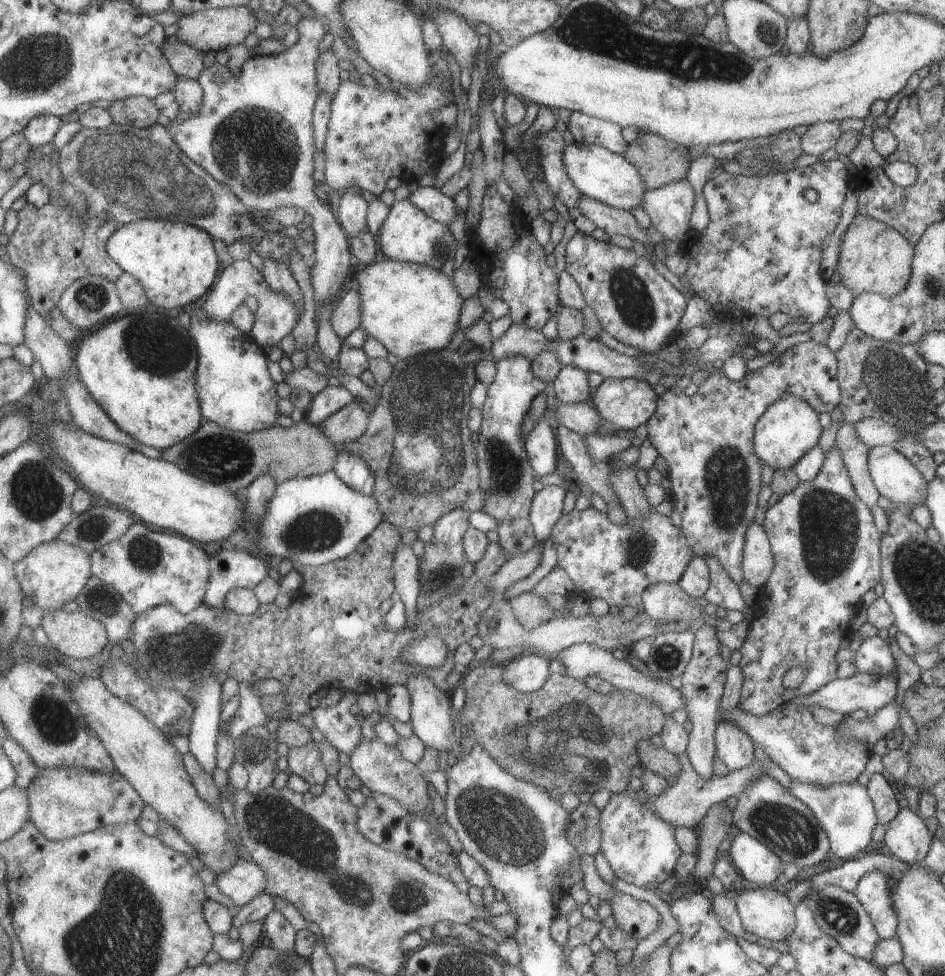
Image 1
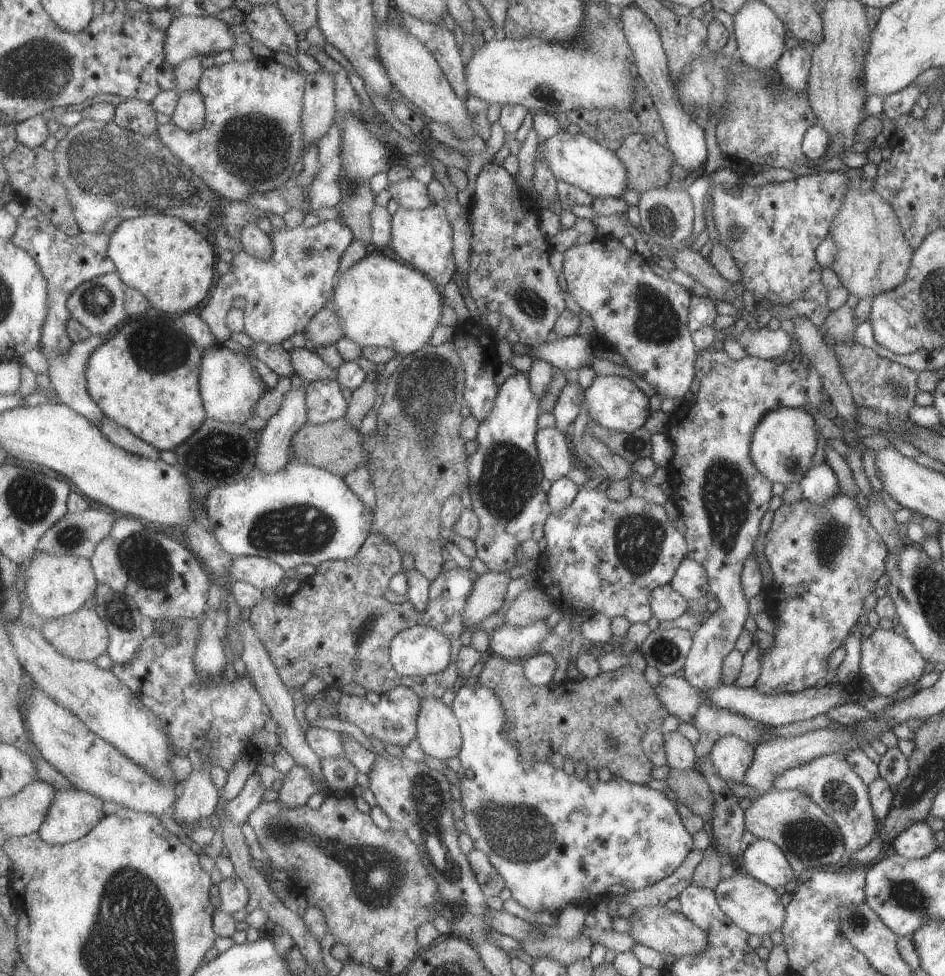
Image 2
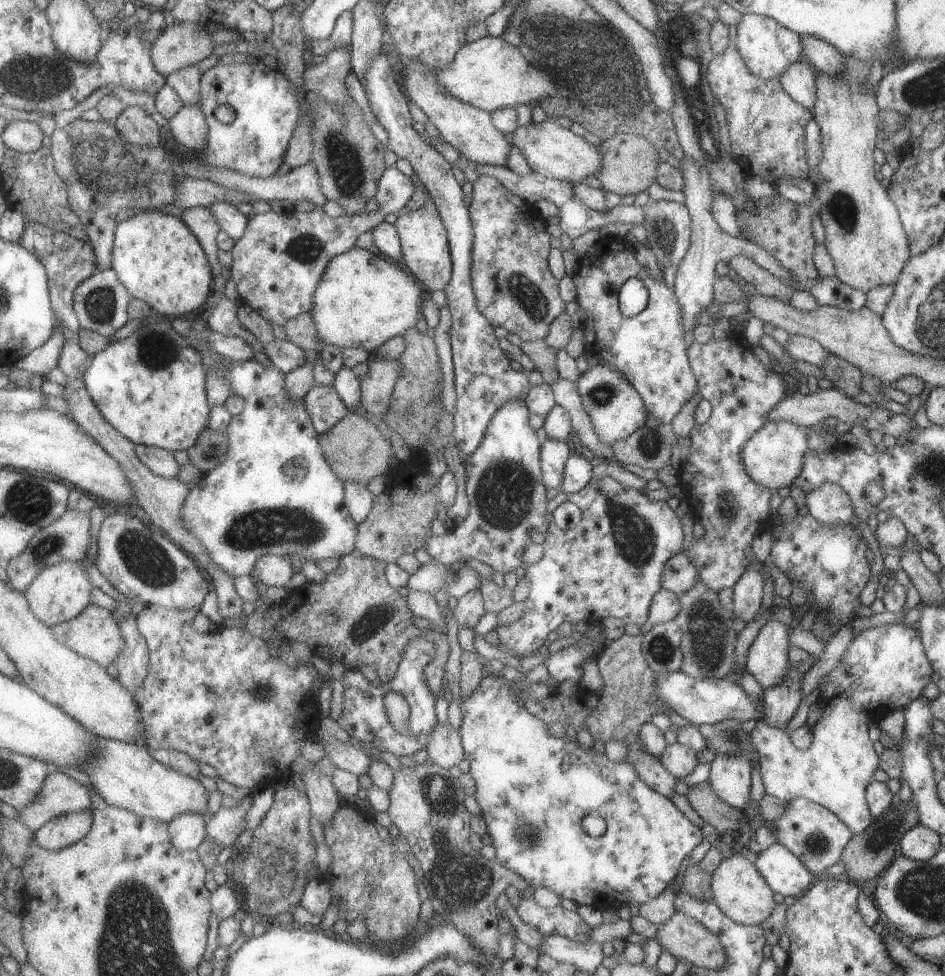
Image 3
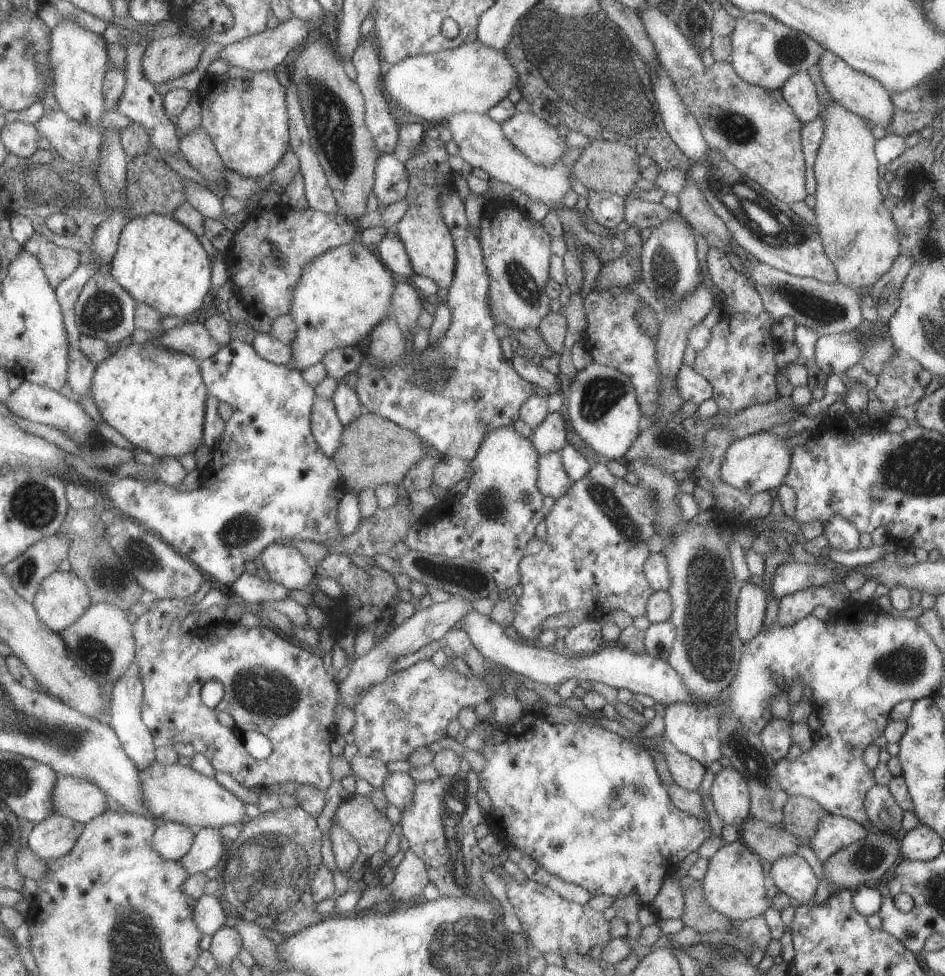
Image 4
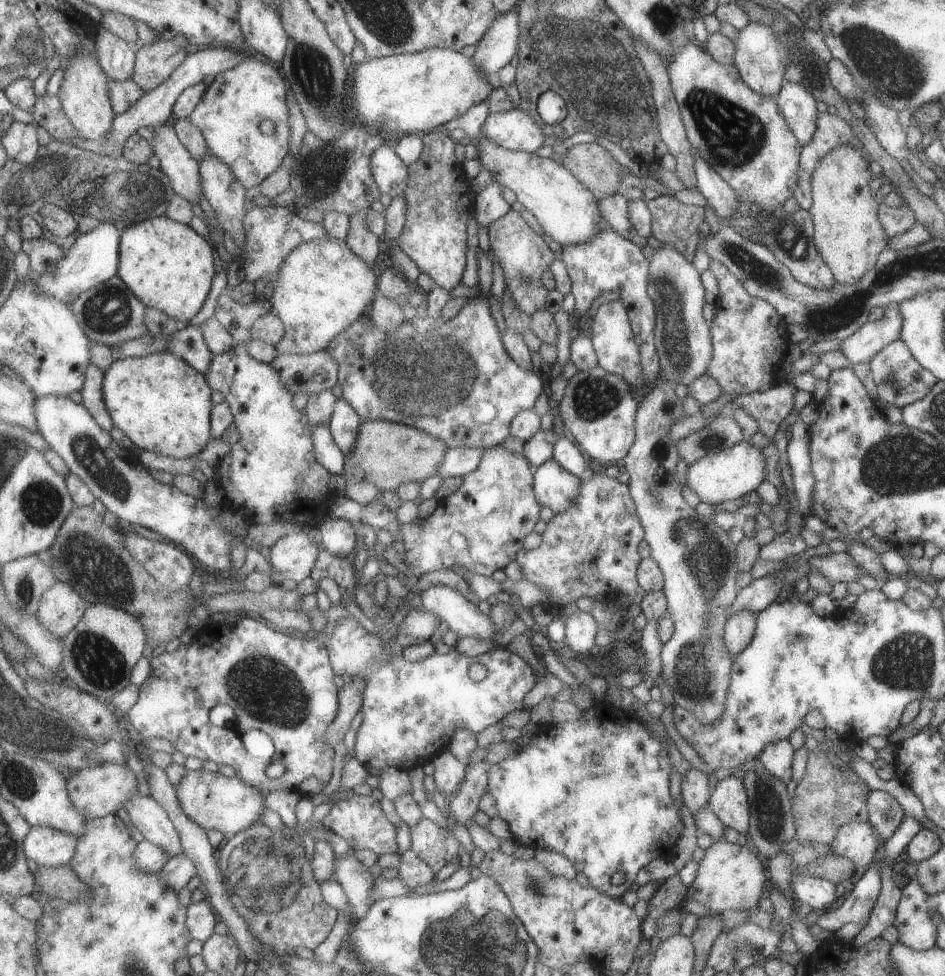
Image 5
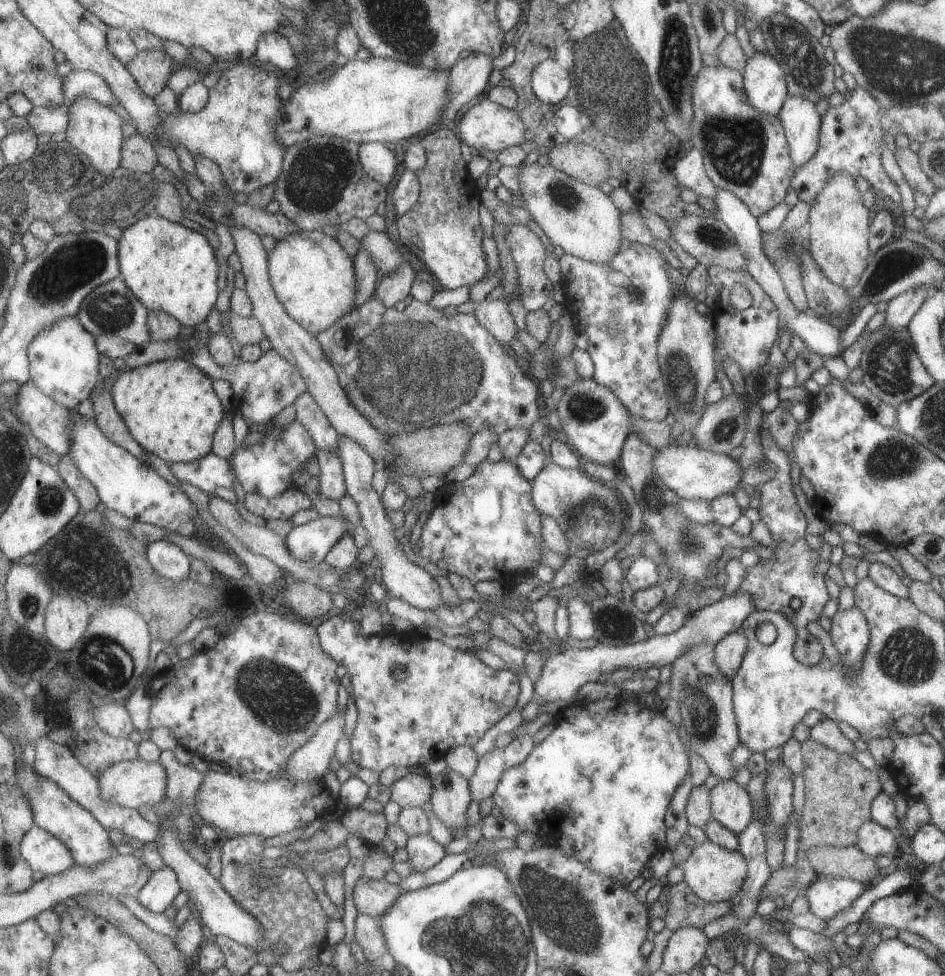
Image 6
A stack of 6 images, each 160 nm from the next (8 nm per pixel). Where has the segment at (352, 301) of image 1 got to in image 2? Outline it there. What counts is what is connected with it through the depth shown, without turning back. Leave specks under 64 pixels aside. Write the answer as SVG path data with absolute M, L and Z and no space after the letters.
M330 305L314 316L305 332L305 338L311 337L318 346L336 345L345 336L340 314Z

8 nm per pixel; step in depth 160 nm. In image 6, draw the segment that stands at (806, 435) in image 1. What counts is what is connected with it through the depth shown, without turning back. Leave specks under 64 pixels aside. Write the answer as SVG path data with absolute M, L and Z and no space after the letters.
M673 443L657 448L651 470L655 478L663 484L663 488L675 492L678 499L693 499L713 501L723 494L733 495L735 488L741 486L742 471L737 464L737 459L729 458L727 454L713 453L696 448L693 444L685 447L675 447Z

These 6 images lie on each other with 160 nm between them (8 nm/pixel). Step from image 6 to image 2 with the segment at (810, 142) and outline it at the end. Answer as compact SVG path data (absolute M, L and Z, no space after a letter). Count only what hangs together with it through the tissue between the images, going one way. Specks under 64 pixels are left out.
M801 45L787 48L776 60L776 72L781 80L794 92L807 90L810 52Z

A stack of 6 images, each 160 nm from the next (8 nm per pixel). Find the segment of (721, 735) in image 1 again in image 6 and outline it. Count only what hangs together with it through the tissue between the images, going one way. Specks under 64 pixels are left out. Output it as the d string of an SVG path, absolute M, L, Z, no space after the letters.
M722 780L709 790L711 819L739 835L753 818L751 800L743 786Z

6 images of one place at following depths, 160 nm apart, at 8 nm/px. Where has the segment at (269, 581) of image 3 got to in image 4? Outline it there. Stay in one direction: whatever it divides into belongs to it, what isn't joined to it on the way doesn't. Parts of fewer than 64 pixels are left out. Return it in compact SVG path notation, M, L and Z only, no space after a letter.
M286 541L268 546L261 559L270 578L291 590L305 590L317 577L305 556Z

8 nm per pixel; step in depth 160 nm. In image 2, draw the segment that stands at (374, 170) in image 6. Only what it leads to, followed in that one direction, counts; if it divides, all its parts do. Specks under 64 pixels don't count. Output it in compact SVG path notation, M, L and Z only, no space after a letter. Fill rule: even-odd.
M413 177L391 183L387 190L391 198L397 201L399 208L423 210L437 205L430 197L428 185L425 186ZM341 217L333 221L321 221L316 227L301 224L295 229L271 228L271 238L274 242L274 256L267 260L259 259L246 250L236 253L229 266L229 271L217 279L211 296L198 310L203 320L212 328L219 343L227 338L227 313L239 296L246 300L246 334L257 343L281 344L293 334L305 334L306 328L314 316L329 305L330 296L336 288L340 274L343 255L354 241L354 232L342 221Z

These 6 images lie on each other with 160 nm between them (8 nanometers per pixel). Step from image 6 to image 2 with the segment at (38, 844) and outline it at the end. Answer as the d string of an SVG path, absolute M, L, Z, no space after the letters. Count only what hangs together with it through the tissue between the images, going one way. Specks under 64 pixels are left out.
M77 787L73 789L57 788L57 797L50 806L46 820L40 828L40 835L45 842L52 845L64 845L71 841L79 840L89 834L102 820L105 815L105 801L96 794L83 791Z

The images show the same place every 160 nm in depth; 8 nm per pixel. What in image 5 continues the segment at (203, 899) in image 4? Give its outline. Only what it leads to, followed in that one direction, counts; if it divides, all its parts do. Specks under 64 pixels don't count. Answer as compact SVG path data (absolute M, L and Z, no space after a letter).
M207 900L191 903L188 907L187 926L193 939L205 942L215 932L217 922L221 920L216 908Z

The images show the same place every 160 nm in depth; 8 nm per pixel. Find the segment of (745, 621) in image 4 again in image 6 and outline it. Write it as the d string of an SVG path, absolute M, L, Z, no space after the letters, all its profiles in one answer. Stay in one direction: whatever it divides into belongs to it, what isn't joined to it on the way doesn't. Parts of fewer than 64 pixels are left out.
M741 627L725 638L721 638L713 646L713 664L727 680L731 680L739 669L745 648L747 648L747 640L745 634L741 632Z

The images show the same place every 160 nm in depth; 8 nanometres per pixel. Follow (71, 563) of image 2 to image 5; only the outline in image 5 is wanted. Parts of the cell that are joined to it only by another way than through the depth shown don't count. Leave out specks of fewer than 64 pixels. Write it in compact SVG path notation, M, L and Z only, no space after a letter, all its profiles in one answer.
M57 579L42 596L37 615L43 626L58 639L63 639L85 616L89 603L72 584Z

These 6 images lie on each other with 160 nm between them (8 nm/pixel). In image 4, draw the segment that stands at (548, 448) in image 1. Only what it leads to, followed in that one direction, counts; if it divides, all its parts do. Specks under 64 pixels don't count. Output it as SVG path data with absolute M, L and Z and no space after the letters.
M562 451L542 454L539 459L539 488L544 496L557 500L564 497L573 484L564 465Z

